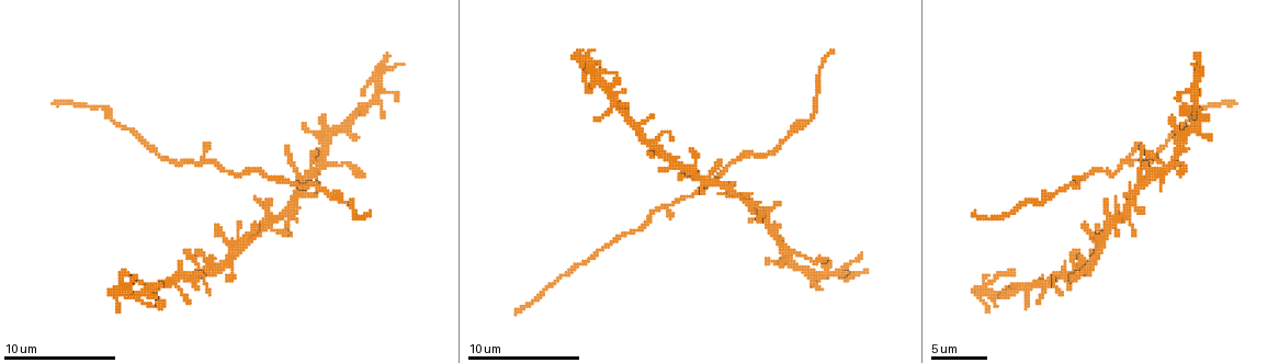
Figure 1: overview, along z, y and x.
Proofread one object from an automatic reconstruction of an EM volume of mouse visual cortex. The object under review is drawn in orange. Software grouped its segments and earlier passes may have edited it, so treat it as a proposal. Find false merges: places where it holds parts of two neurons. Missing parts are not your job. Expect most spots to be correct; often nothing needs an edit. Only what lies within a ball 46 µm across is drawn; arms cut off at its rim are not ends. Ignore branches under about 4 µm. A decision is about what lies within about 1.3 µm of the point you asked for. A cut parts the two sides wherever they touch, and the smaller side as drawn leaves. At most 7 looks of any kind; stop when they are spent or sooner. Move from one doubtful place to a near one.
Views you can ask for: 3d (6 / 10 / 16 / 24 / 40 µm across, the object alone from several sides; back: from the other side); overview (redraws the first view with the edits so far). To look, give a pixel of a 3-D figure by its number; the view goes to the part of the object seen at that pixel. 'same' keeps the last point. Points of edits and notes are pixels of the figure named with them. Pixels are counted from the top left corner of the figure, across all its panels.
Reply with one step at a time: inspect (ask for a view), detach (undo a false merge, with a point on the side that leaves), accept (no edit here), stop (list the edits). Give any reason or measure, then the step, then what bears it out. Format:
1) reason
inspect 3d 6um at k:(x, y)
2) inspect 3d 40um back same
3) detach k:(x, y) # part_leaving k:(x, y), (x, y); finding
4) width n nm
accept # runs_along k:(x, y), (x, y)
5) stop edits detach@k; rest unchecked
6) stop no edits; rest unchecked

thin neck
inspect 3d 16um at 1:(757, 154)

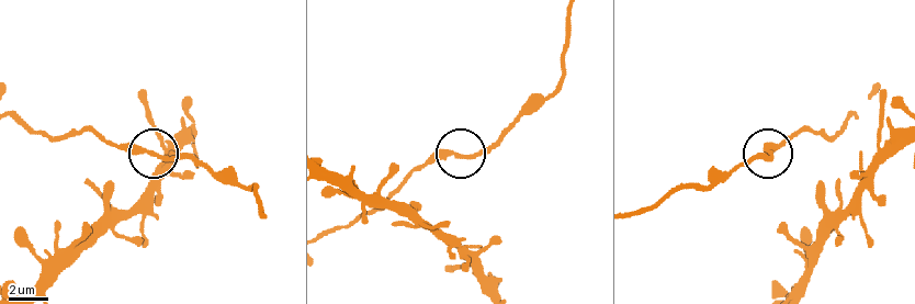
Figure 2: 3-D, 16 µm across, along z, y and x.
accept # all the same neuron

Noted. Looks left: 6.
looks like a crossing
inspect 3d 6um at 1:(273, 221)

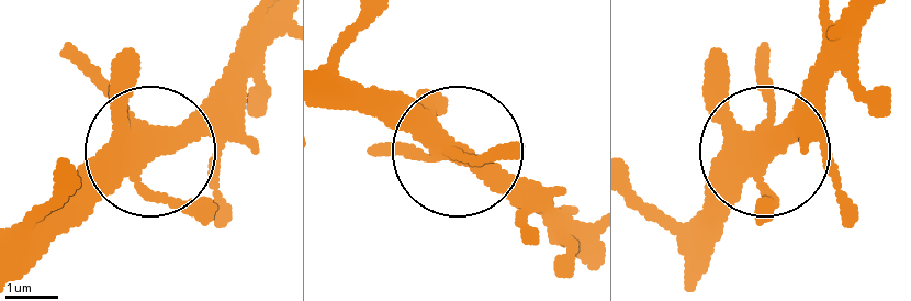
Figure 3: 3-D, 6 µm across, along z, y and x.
inspect 3d 6um back at 3:(767, 147)

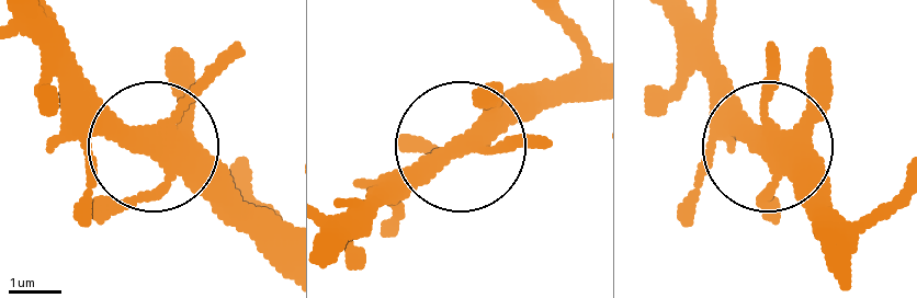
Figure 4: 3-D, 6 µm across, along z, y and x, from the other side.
arms 4
accept # runs_along 4:(773, 42), (769, 134), (699, 68); continuous, no second neuron

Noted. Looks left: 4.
calibre changes
inspect 3d 10um at 1:(1097, 254)

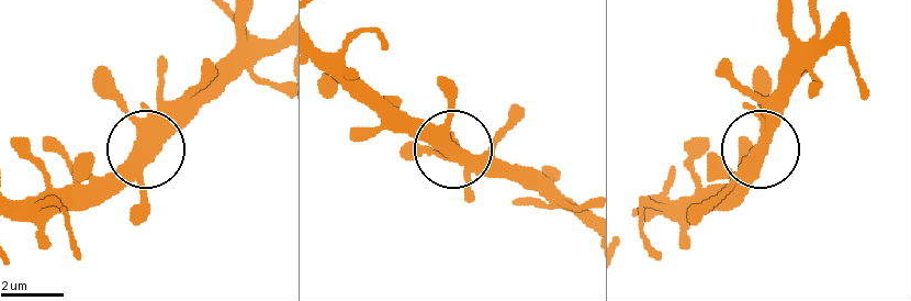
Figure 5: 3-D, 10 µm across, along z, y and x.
inspect 3d 10um back at 5:(452, 152)

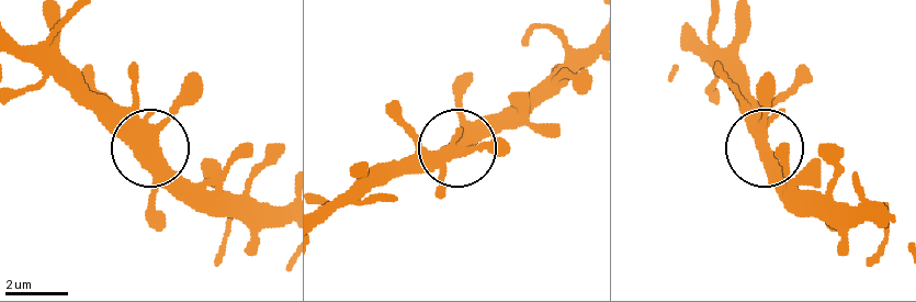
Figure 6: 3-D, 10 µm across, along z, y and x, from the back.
accept # one neuron here

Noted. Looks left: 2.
inspect 3d 10um at 1:(1105, 171)

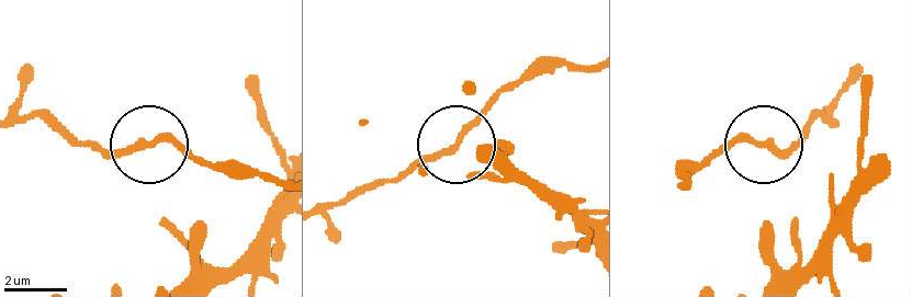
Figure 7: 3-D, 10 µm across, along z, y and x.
other side
inspect 3d 10um back at 7:(764, 143)

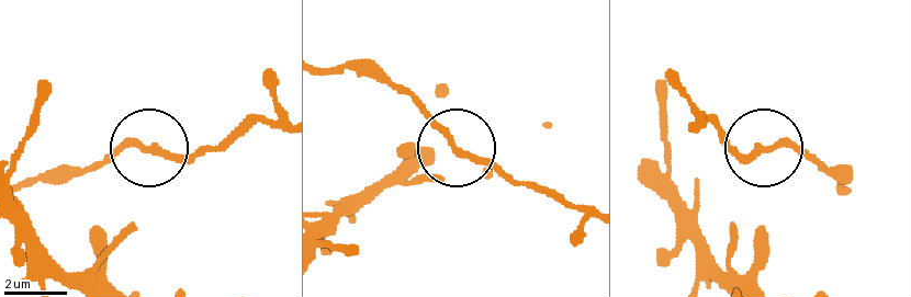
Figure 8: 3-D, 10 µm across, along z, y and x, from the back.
accept # continuous, no second neuron

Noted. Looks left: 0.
stop no edits; rest unchecked

